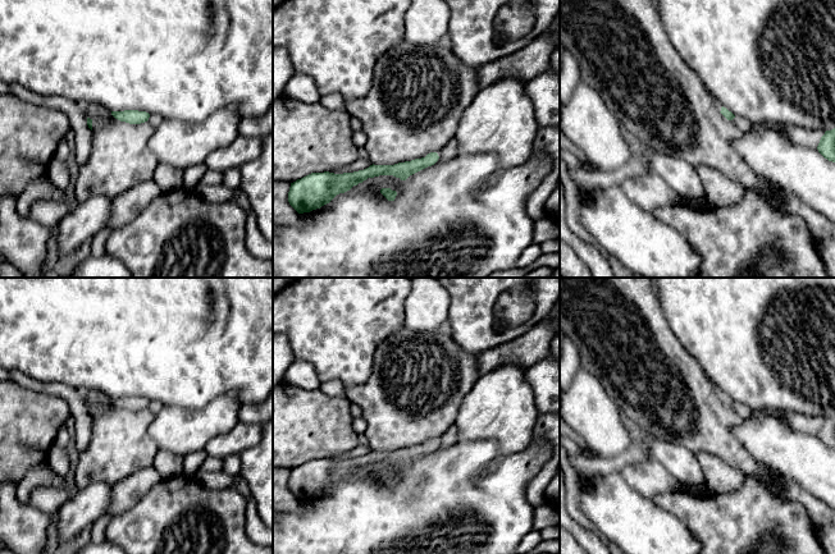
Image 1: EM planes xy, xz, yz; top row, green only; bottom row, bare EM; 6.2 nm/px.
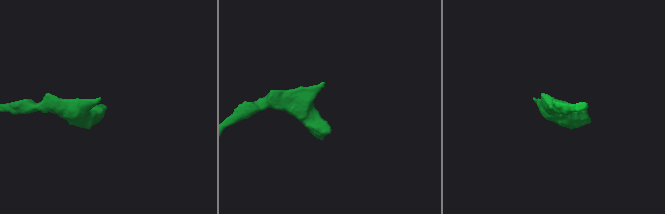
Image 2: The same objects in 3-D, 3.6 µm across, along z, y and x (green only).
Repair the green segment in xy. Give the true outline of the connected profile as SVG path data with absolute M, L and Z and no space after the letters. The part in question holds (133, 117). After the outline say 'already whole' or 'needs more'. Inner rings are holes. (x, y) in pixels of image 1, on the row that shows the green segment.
M138 110L111 111L111 115L118 120L129 124L141 124L147 122L150 118L149 113Z; already whole

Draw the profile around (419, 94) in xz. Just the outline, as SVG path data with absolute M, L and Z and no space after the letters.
M402 38L377 60L370 91L364 97L345 100L345 109L361 120L368 136L365 150L371 162L394 165L441 151L455 137L460 119L478 91L478 69L462 63L451 49L439 44L418 46Z

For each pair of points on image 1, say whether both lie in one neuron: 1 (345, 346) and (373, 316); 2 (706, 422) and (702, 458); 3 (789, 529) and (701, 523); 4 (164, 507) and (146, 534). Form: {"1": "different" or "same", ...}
{"1": "same", "2": "different", "3": "same", "4": "same"}

